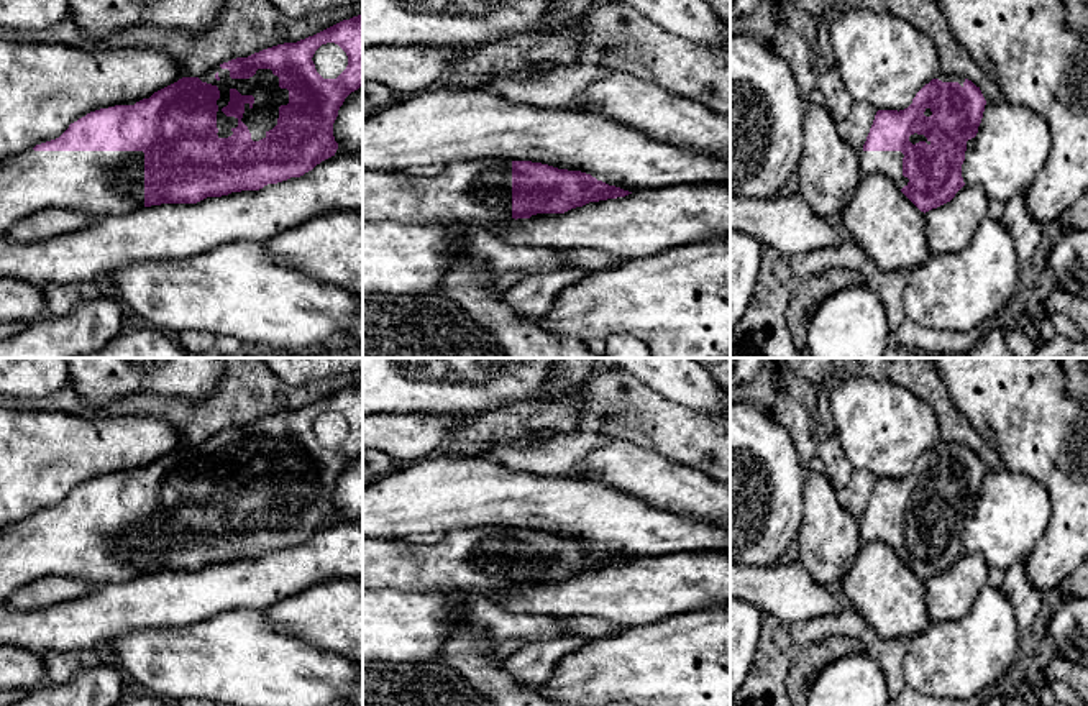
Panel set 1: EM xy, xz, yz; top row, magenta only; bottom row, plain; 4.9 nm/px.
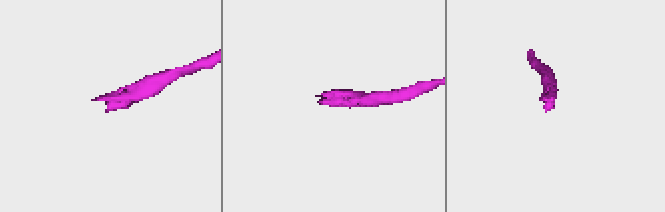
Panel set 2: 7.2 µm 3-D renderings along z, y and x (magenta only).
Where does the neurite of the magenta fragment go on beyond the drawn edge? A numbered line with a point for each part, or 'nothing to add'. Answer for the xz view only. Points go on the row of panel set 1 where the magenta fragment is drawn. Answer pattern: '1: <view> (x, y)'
1: xz (480, 192)

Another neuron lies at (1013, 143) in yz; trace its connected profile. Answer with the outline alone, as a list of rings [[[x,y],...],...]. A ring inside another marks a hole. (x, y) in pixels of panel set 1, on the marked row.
[[[1008,100],[986,103],[978,133],[967,146],[962,164],[965,186],[980,186],[990,199],[1008,202],[1026,194],[1050,154],[1050,128],[1034,110]]]

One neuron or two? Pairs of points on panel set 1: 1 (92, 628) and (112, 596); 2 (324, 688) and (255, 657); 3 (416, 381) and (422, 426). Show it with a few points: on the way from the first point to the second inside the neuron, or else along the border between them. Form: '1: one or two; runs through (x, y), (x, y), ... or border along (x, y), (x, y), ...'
1: one; runs through (96, 619), (110, 605)
2: one; runs through (307, 682), (296, 682), (271, 673)
3: two; border along (381, 411), (445, 411), (458, 414)

